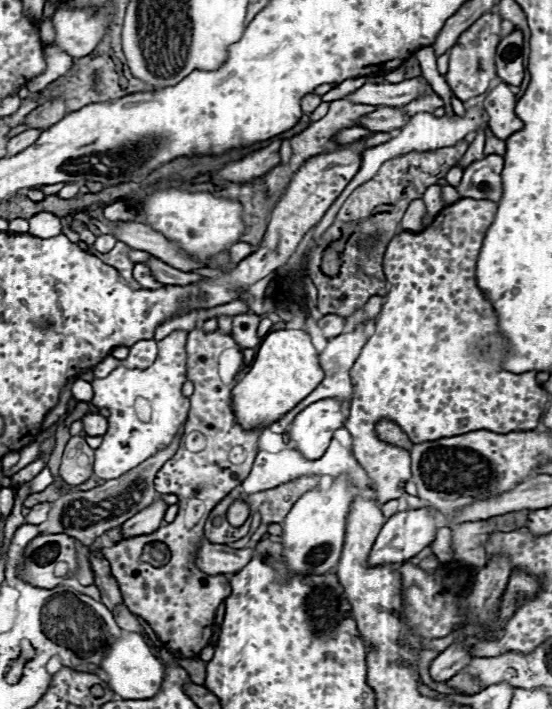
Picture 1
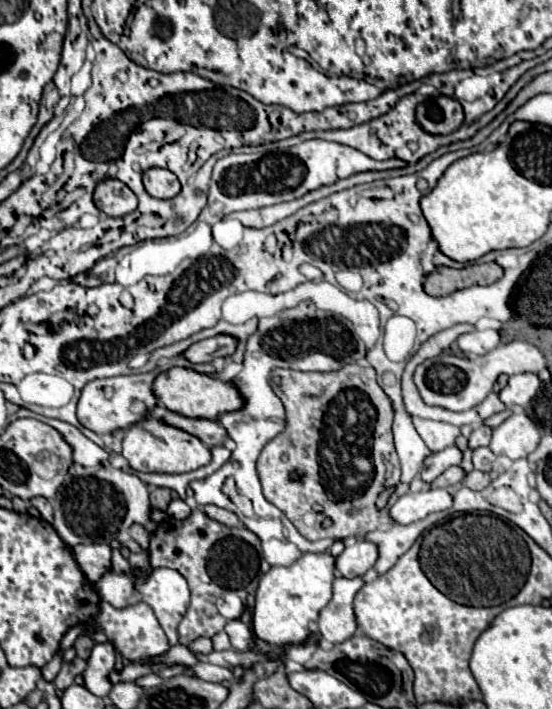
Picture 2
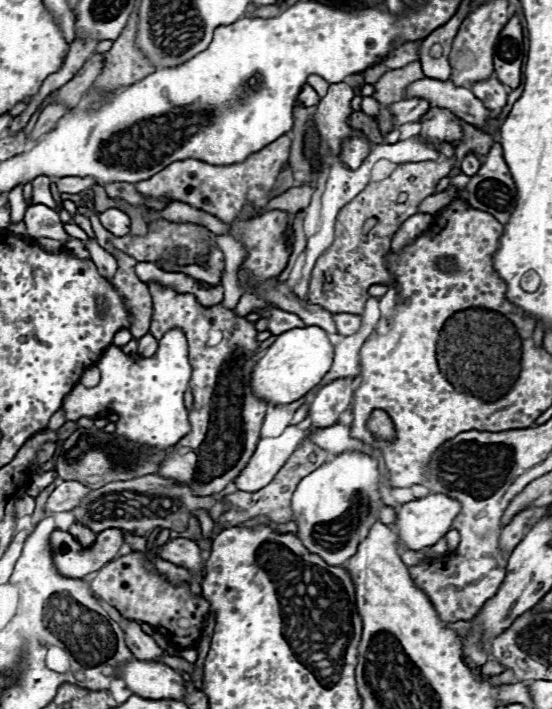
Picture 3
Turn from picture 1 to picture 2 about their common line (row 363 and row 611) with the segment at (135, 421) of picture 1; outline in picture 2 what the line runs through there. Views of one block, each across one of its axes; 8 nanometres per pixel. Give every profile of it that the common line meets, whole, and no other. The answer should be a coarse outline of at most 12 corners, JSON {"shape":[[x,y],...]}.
{"shape":[[106,572],[96,590],[114,608],[146,602],[170,646],[188,610],[186,578]]}

